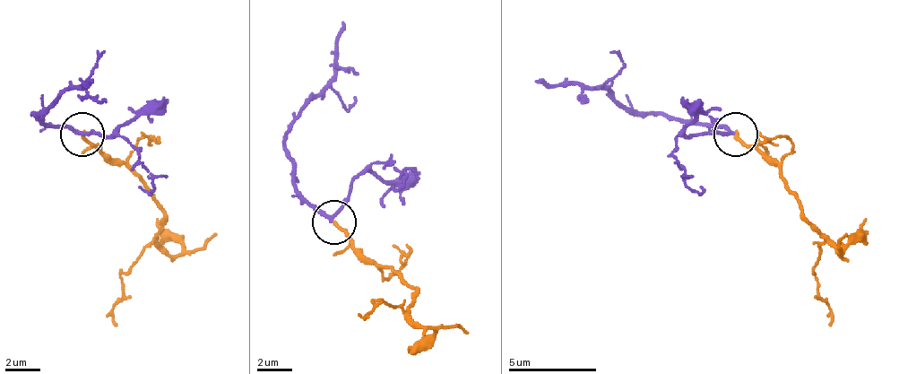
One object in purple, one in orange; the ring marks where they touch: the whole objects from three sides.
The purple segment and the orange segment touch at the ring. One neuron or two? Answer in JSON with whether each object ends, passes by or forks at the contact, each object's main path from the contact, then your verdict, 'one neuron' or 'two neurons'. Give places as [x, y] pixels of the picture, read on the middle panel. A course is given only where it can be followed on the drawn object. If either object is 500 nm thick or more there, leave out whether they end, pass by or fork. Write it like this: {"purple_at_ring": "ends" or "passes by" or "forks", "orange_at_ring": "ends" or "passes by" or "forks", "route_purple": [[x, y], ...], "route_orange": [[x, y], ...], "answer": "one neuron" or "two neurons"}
{"purple_at_ring": "passes by", "orange_at_ring": "ends", "route_purple": [[332, 223], [298, 188], [284, 130], [328, 82], [341, 20]], "route_orange": [[332, 223], [381, 267], [417, 290], [408, 308], [372, 303], [363, 316], [367, 316]], "answer": "one neuron"}

